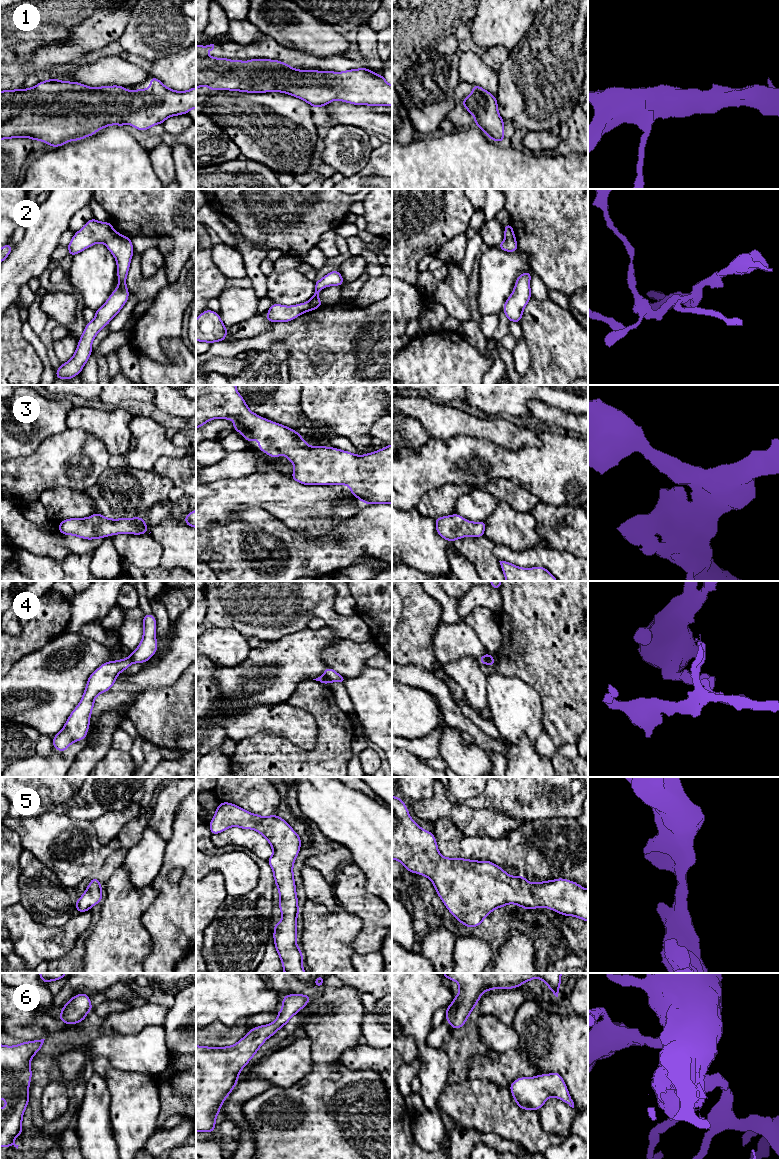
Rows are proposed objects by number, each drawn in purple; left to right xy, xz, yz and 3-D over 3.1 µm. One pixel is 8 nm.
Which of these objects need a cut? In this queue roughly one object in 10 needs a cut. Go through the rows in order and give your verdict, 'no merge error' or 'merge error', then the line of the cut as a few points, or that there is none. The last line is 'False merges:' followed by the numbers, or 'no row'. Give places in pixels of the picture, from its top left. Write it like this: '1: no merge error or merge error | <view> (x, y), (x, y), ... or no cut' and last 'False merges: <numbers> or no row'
1: no merge error | no cut
2: no merge error | no cut
3: no merge error | no cut
4: merge error | xz (323, 675), (329, 681)
5: no merge error | no cut
6: no merge error | no cut
False merges: 4

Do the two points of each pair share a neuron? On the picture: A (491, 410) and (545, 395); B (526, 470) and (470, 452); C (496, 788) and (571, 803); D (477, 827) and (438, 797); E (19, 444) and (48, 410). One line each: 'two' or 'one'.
A: one
B: one
C: one
D: one
E: one

